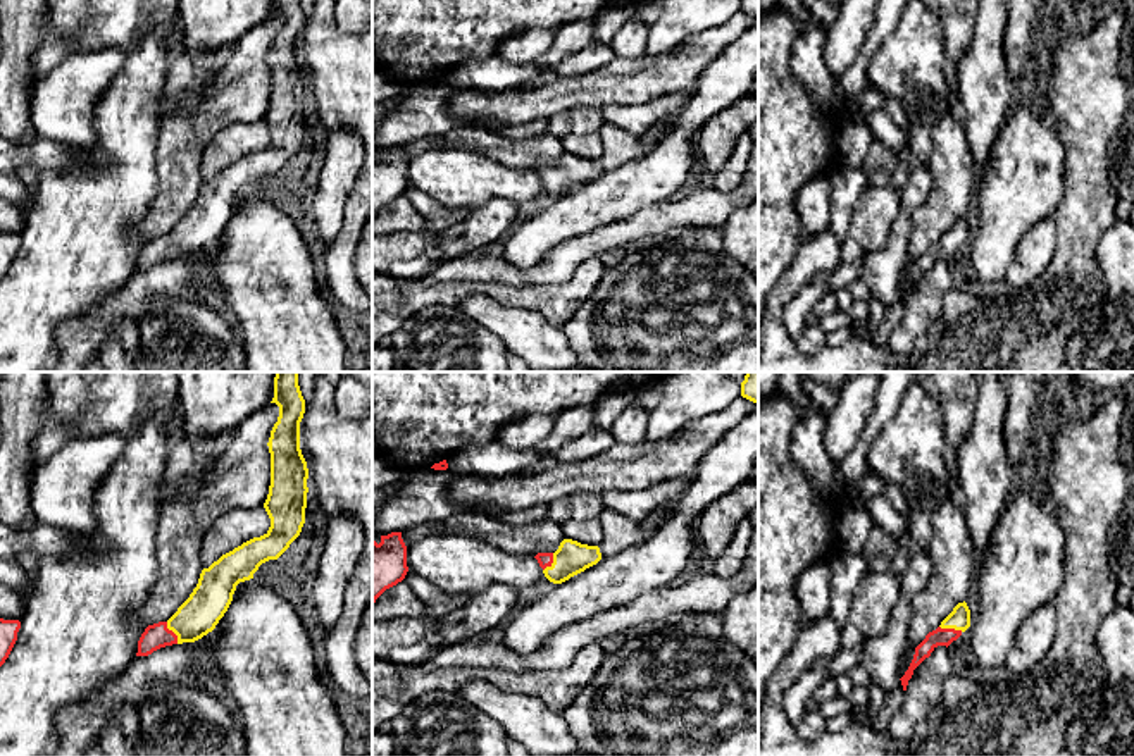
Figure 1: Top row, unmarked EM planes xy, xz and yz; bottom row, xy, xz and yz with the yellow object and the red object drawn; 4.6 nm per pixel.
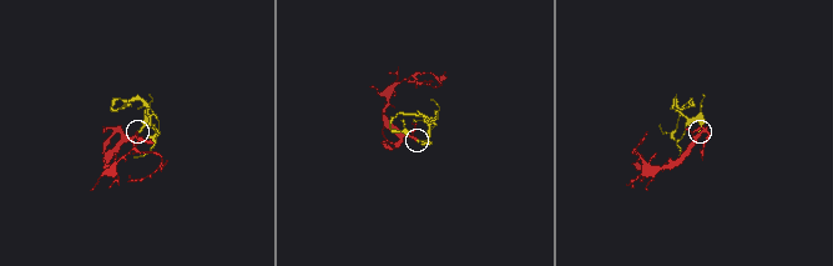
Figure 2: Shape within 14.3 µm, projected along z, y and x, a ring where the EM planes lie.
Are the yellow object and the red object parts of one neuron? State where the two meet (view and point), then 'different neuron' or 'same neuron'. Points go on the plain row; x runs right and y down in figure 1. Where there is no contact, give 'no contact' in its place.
meets yellow in xy at (173, 245); same neuron

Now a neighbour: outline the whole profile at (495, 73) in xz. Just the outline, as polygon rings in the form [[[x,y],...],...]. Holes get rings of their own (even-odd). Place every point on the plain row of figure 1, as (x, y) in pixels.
[[[591,43],[551,65],[538,65],[536,62],[514,64],[495,55],[455,67],[448,71],[446,77],[448,84],[457,90],[502,91],[520,88],[524,83],[538,79],[545,72],[555,72],[558,77],[577,77],[607,65],[615,57],[608,45]]]

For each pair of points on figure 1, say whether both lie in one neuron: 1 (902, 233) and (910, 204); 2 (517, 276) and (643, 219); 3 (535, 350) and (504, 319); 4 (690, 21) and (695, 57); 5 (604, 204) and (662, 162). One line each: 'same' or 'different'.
1: same
2: same
3: same
4: different
5: same

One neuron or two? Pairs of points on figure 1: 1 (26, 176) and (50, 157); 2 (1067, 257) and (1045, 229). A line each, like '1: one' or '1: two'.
1: two
2: two

